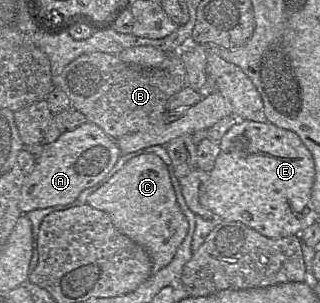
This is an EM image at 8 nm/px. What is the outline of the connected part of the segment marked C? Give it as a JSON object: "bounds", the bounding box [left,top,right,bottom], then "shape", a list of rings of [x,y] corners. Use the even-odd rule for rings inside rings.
{"bounds":[86,153,189,274],"shape":[[[154,153],[141,154],[127,161],[88,197],[86,204],[106,213],[120,233],[148,252],[153,274],[171,262],[189,229],[188,219],[177,202],[167,166]]]}

